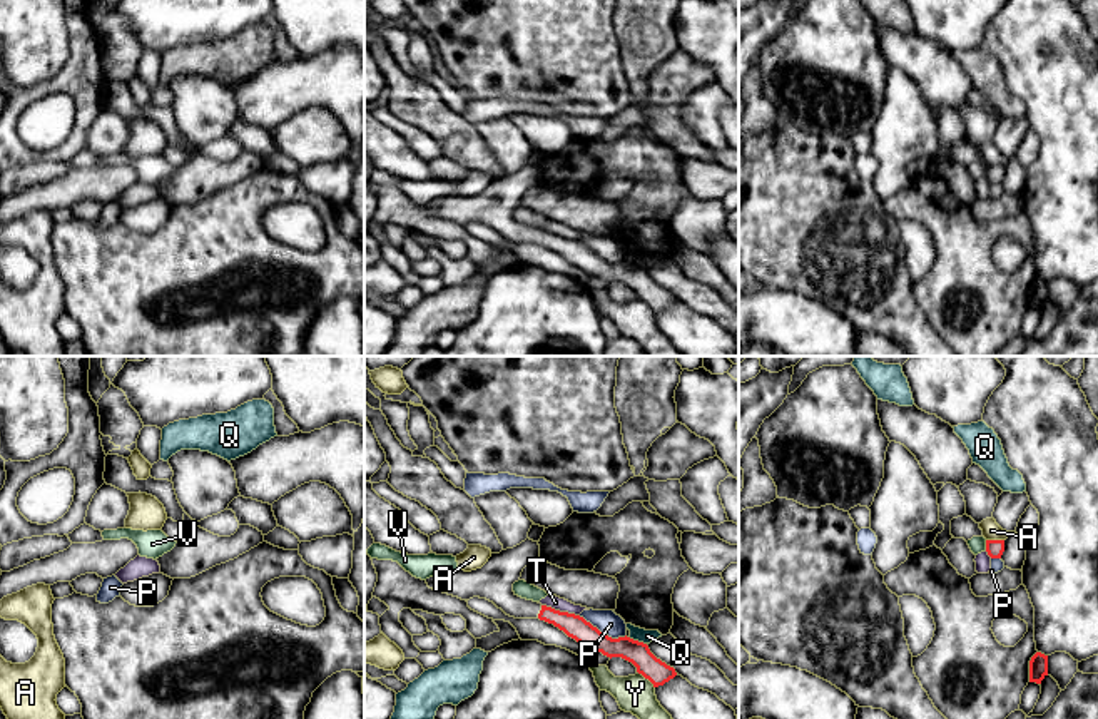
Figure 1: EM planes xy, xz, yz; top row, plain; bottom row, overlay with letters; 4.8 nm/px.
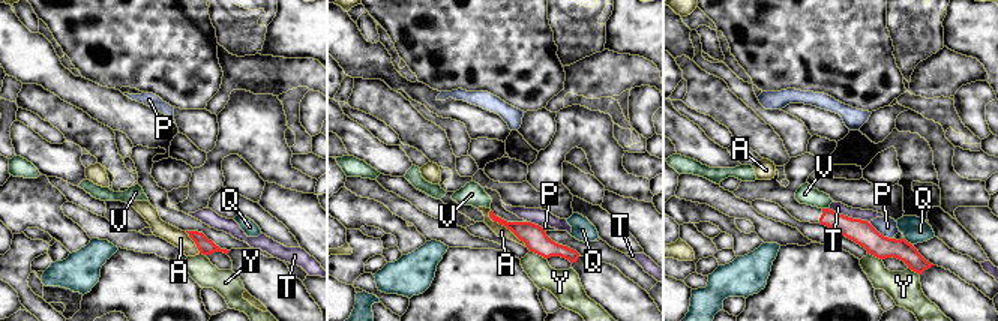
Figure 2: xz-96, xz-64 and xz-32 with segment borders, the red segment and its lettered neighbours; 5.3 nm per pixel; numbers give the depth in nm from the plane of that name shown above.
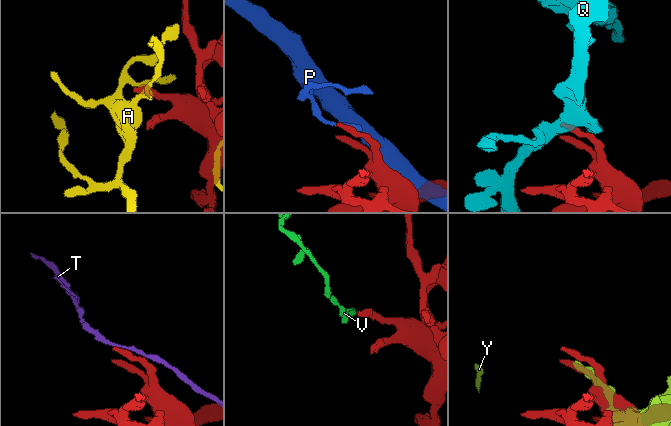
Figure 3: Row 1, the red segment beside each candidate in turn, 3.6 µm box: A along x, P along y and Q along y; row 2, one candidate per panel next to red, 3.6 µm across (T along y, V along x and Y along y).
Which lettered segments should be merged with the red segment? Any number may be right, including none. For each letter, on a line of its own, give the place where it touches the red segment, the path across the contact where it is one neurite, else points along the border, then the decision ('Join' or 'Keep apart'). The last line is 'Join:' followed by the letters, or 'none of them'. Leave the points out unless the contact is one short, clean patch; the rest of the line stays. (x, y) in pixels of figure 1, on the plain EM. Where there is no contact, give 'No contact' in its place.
A: Touches red at yz (995, 166). Keep apart
P: Touches red at xz (600, 258). Boundary: xz (579, 241), (612, 263), (625, 261). Keep apart
Q: Touches red at xz (637, 266). Boundary: xz (629, 261), (645, 270). Keep apart
T: Touches red at xz (559, 236). Boundary: xz (542, 229), (579, 241). Keep apart
V: Touches red at yz (986, 171). Boundary: yz (985, 166), (986, 174). Keep apart
Y: Touches red at xz (647, 303). Keep apart
Join: none of them

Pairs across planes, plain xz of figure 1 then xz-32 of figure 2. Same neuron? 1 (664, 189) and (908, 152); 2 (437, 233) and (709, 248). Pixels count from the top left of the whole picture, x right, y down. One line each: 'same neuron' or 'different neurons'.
1: same neuron
2: same neuron

